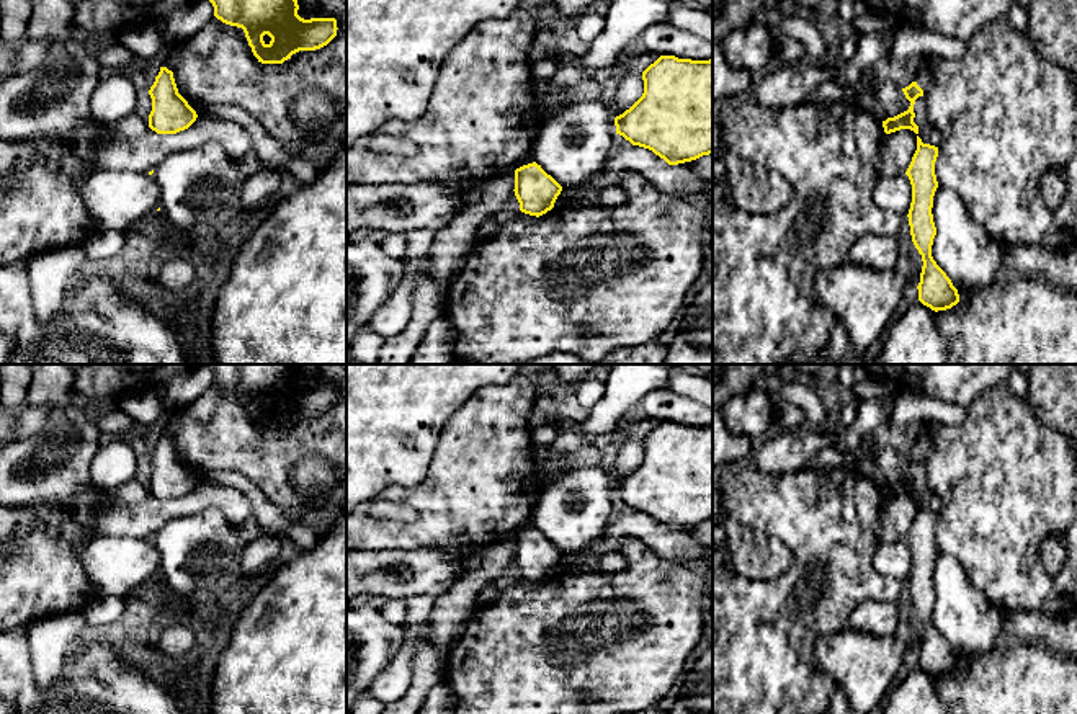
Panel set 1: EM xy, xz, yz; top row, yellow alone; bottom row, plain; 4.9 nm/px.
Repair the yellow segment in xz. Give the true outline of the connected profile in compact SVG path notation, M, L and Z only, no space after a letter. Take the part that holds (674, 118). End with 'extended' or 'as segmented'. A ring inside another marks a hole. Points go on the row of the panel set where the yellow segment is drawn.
M660 56L642 72L644 93L614 118L616 134L652 150L668 165L713 154L713 59L691 60Z | as segmented

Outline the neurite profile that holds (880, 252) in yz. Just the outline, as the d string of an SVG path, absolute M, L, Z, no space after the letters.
M865 235L851 247L848 260L878 271L897 270L899 252L899 235Z

